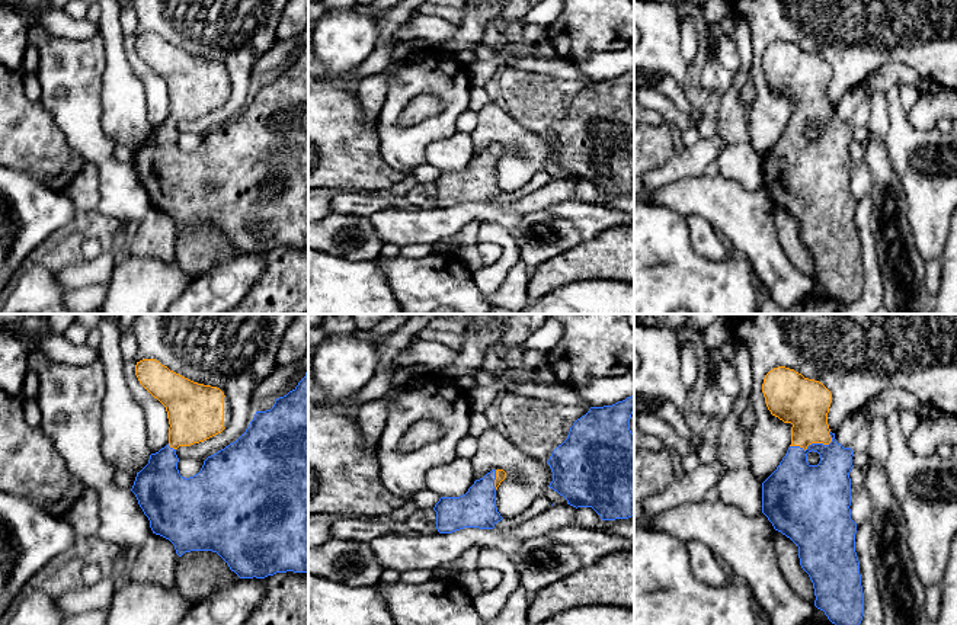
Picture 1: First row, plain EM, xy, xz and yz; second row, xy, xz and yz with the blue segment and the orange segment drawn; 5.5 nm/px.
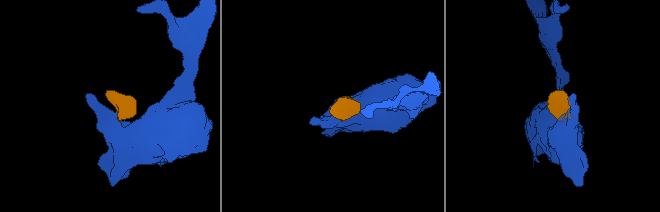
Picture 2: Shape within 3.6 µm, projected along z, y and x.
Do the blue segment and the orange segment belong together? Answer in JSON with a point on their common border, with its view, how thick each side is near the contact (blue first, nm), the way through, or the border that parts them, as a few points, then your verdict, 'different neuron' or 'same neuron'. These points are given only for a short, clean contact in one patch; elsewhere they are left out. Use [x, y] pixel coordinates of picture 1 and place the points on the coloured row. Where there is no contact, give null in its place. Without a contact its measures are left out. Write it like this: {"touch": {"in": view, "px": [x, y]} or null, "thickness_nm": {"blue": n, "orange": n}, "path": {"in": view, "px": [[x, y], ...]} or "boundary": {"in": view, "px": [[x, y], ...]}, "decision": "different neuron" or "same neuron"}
{"touch": {"in": "yz", "px": [812, 444]}, "thickness_nm": {"blue": 280, "orange": 280}, "path": {"in": "yz", "px": [[796, 486], [796, 458], [812, 444], [809, 414], [805, 403]]}, "decision": "same neuron"}

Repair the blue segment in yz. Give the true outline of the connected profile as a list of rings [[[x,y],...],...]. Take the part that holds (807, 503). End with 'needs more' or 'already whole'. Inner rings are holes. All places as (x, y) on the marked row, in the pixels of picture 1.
[[[785,366],[774,368],[765,375],[762,392],[771,414],[793,424],[785,456],[762,483],[762,513],[775,531],[798,547],[800,565],[813,583],[814,606],[835,625],[860,625],[864,593],[855,552],[857,523],[851,519],[849,509],[854,451],[838,443],[829,429],[832,394],[822,382]],[[812,451],[820,455],[817,465],[807,462]]]; needs more

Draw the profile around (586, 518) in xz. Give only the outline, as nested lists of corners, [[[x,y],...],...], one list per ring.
[[[592,507],[576,509],[576,526],[586,529],[598,529],[601,516]]]

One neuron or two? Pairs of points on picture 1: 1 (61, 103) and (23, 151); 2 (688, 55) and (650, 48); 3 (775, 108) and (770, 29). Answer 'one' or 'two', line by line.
1: two
2: two
3: one

